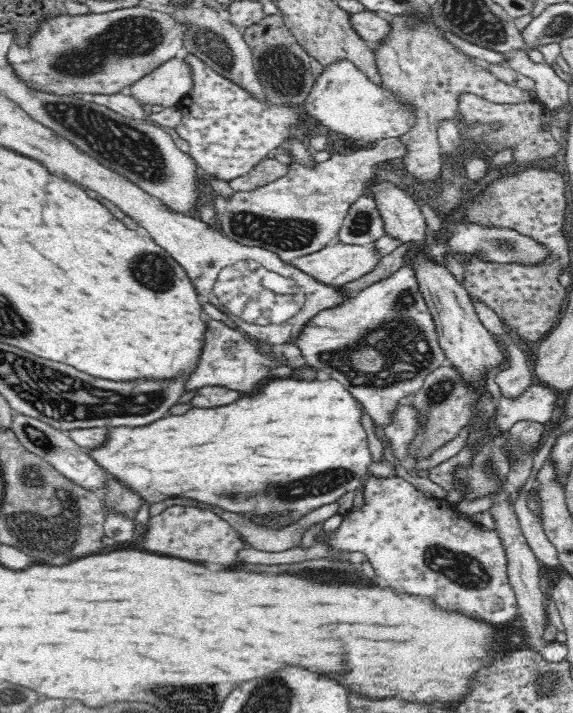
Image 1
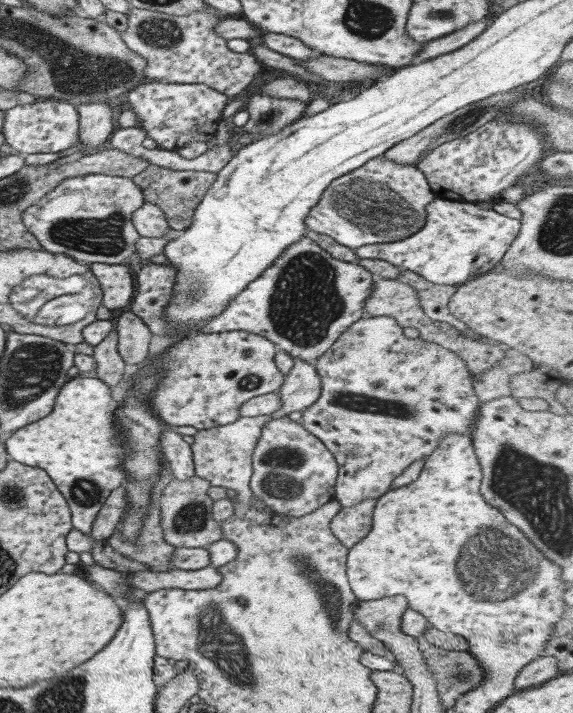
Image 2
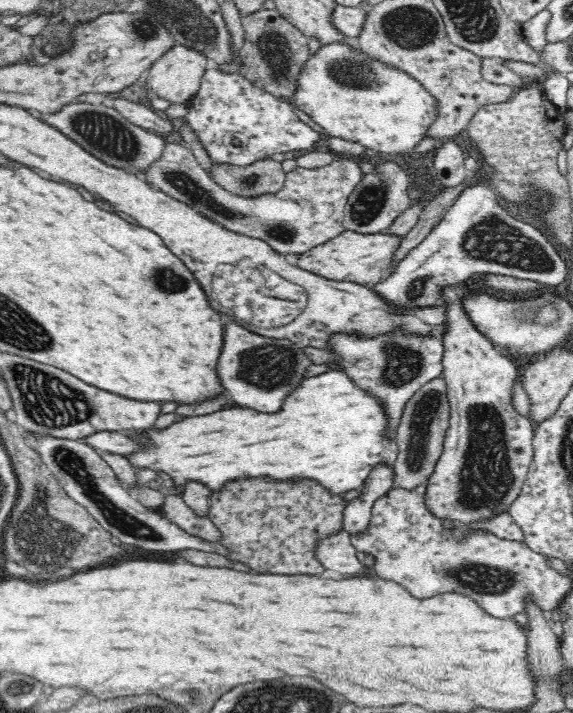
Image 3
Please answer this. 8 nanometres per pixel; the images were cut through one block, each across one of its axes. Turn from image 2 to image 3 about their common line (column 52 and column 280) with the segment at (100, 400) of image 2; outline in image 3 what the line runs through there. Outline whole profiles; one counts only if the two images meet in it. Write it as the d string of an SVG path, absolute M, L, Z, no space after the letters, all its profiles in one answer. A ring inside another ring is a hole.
M332 369L324 374L308 377L296 388L292 388L285 398L282 408L276 414L264 414L252 408L228 408L204 416L178 417L163 429L152 426L145 432L133 432L126 437L140 443L140 450L132 454L122 454L122 457L128 459L135 473L148 469L156 474L168 475L172 486L166 487L163 492L165 495L180 496L185 486L193 483L192 480L202 482L212 492L216 492L226 484L226 480L230 482L236 478L258 476L268 476L284 482L314 480L312 483L324 486L328 493L342 496L345 492L360 489L376 464L395 463L398 445L394 439L390 442L384 436L388 418L384 416L382 406L378 404L378 400L374 400L374 396L356 388L344 371Z

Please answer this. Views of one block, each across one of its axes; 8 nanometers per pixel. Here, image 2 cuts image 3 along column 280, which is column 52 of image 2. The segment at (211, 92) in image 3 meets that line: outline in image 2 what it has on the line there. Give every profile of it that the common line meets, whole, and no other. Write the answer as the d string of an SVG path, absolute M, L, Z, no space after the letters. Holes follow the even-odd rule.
M38 98L33 103L7 109L3 116L1 134L5 144L23 156L37 152L58 153L78 142L78 112L67 101Z

